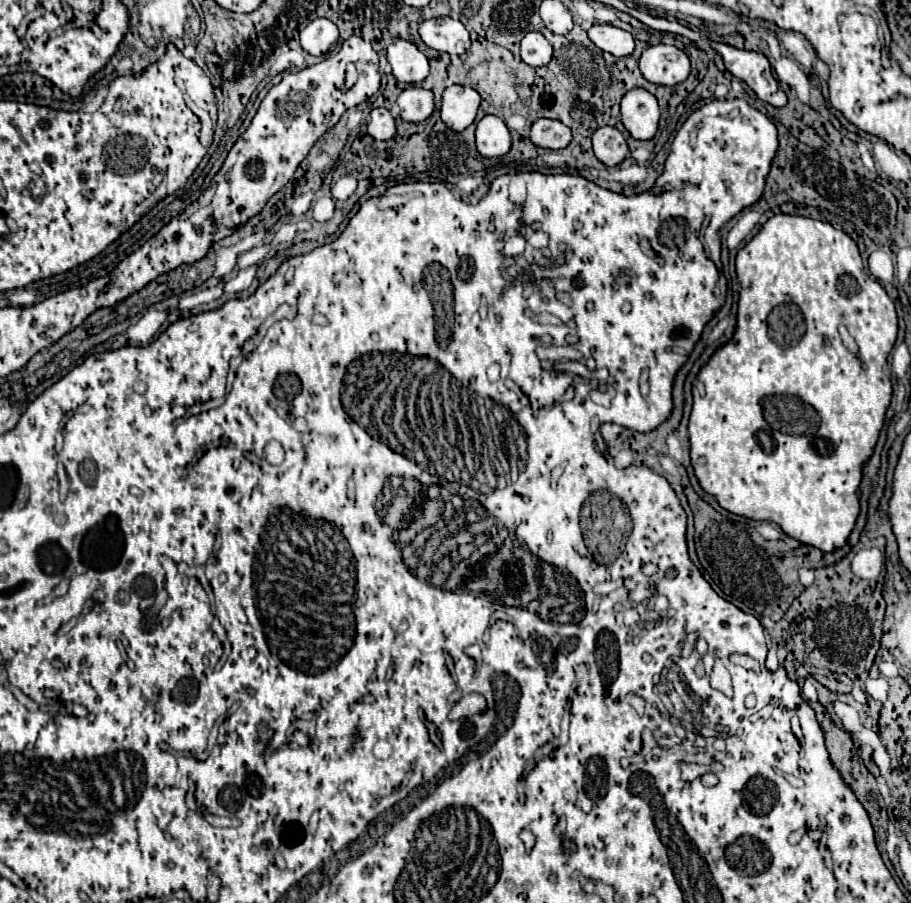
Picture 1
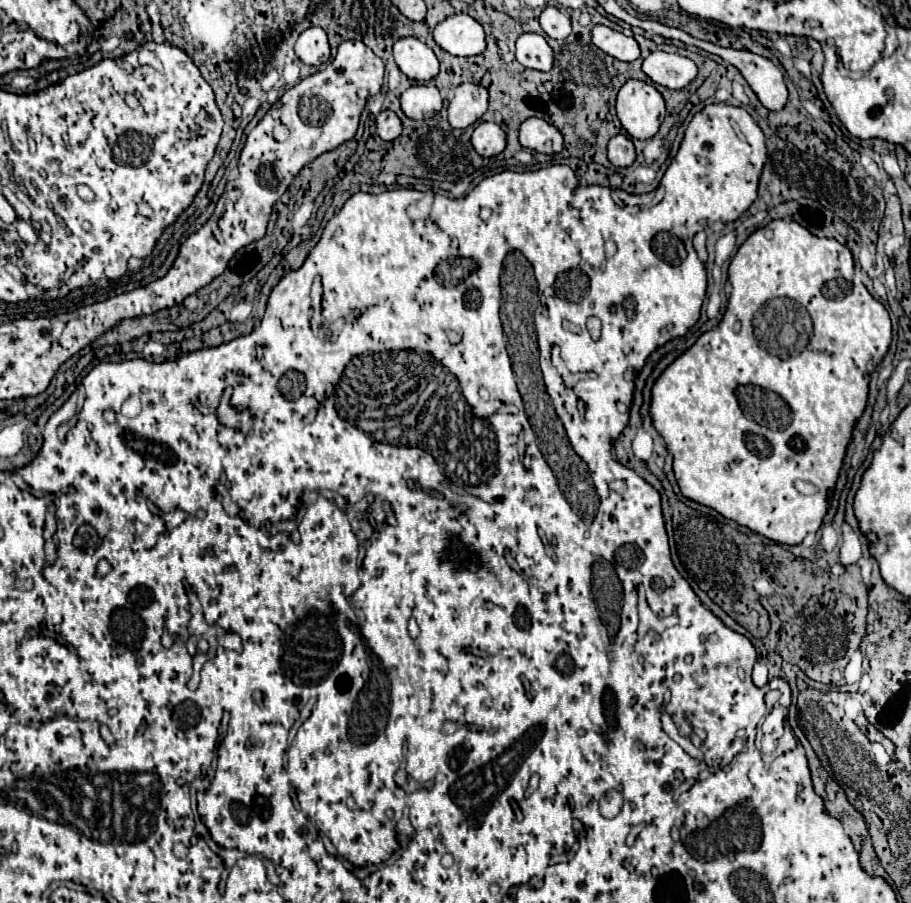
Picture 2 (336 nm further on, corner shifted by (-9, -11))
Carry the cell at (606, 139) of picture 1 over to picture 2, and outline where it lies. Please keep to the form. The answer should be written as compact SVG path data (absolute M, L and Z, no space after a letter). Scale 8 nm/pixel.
M613 135L609 141L609 161L615 167L629 167L635 161L635 147L631 137Z

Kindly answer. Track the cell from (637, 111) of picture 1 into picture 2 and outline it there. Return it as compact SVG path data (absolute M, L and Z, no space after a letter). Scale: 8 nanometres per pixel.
M629 79L617 93L617 117L633 139L651 139L665 119L663 95L649 83Z

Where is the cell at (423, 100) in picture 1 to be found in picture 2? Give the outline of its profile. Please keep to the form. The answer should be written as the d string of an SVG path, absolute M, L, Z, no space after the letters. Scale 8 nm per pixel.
M411 85L401 95L401 109L409 119L431 119L441 111L443 99L435 85Z

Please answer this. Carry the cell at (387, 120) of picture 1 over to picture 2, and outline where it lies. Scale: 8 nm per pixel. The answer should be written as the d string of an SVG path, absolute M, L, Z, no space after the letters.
M381 111L377 115L377 135L383 141L393 141L401 135L401 119L393 111Z

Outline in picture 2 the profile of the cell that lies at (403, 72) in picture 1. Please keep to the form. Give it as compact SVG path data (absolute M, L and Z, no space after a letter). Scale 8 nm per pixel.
M415 37L399 39L393 45L393 57L397 67L413 81L431 81L439 73L435 53Z

